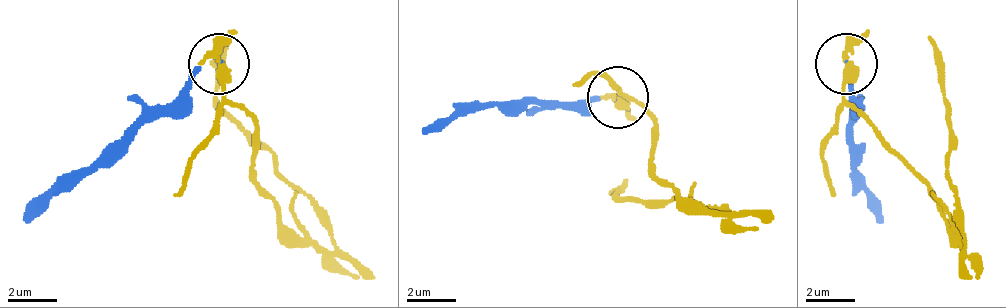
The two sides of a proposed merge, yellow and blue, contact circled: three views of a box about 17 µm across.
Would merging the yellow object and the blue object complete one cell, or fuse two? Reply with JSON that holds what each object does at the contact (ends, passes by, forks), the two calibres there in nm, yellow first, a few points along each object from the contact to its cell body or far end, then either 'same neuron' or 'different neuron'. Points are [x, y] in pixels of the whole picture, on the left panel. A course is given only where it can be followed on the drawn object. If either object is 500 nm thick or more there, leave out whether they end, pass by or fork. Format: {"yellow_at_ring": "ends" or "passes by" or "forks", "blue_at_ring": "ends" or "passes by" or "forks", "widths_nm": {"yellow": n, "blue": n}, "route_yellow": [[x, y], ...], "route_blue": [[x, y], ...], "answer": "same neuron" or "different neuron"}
{"yellow_at_ring": "passes by", "blue_at_ring": "ends", "widths_nm": {"yellow": 360, "blue": 100}, "route_yellow": [[217, 65], [223, 95], [254, 126], [266, 199], [327, 248], [333, 224], [217, 102], [230, 34]], "route_blue": [[217, 65], [199, 65], [162, 108], [65, 175], [22, 218]], "answer": "different neuron"}

